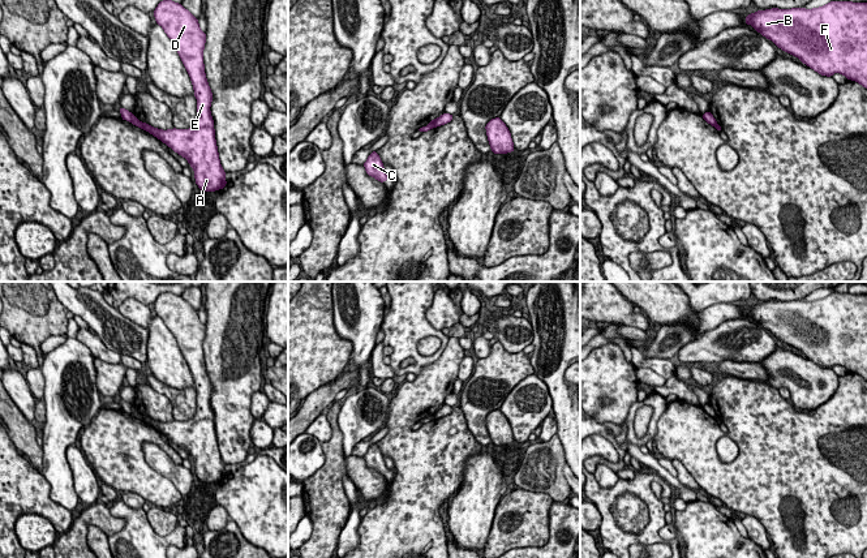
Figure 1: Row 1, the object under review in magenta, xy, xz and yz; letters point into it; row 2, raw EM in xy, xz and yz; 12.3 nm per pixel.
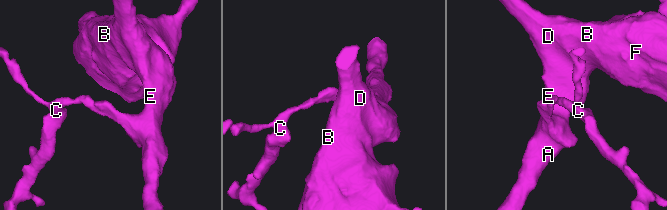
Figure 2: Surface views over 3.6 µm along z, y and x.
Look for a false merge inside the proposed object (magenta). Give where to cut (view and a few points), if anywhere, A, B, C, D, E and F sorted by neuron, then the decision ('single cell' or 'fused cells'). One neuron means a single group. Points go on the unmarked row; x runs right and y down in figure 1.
xy (131, 406), (144, 420) | A B D E F / C | fused cells

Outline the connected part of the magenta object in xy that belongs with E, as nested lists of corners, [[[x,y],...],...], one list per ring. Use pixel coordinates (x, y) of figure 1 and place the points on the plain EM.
[[[163,292],[154,302],[154,309],[164,325],[175,336],[179,348],[189,365],[193,375],[194,389],[197,390],[197,412],[190,421],[156,421],[146,415],[141,415],[143,421],[164,434],[175,445],[184,448],[194,462],[194,471],[198,480],[203,484],[215,484],[227,477],[226,464],[222,460],[214,422],[214,412],[210,404],[213,385],[210,382],[203,357],[203,340],[206,335],[206,325],[199,321],[198,312],[186,302],[181,296],[172,292]]]

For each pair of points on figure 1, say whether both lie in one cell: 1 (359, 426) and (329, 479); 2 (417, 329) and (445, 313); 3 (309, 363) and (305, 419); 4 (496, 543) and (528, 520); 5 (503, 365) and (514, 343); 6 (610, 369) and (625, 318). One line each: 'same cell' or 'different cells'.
1: different cells
2: different cells
3: different cells
4: same cell
5: different cells
6: different cells

